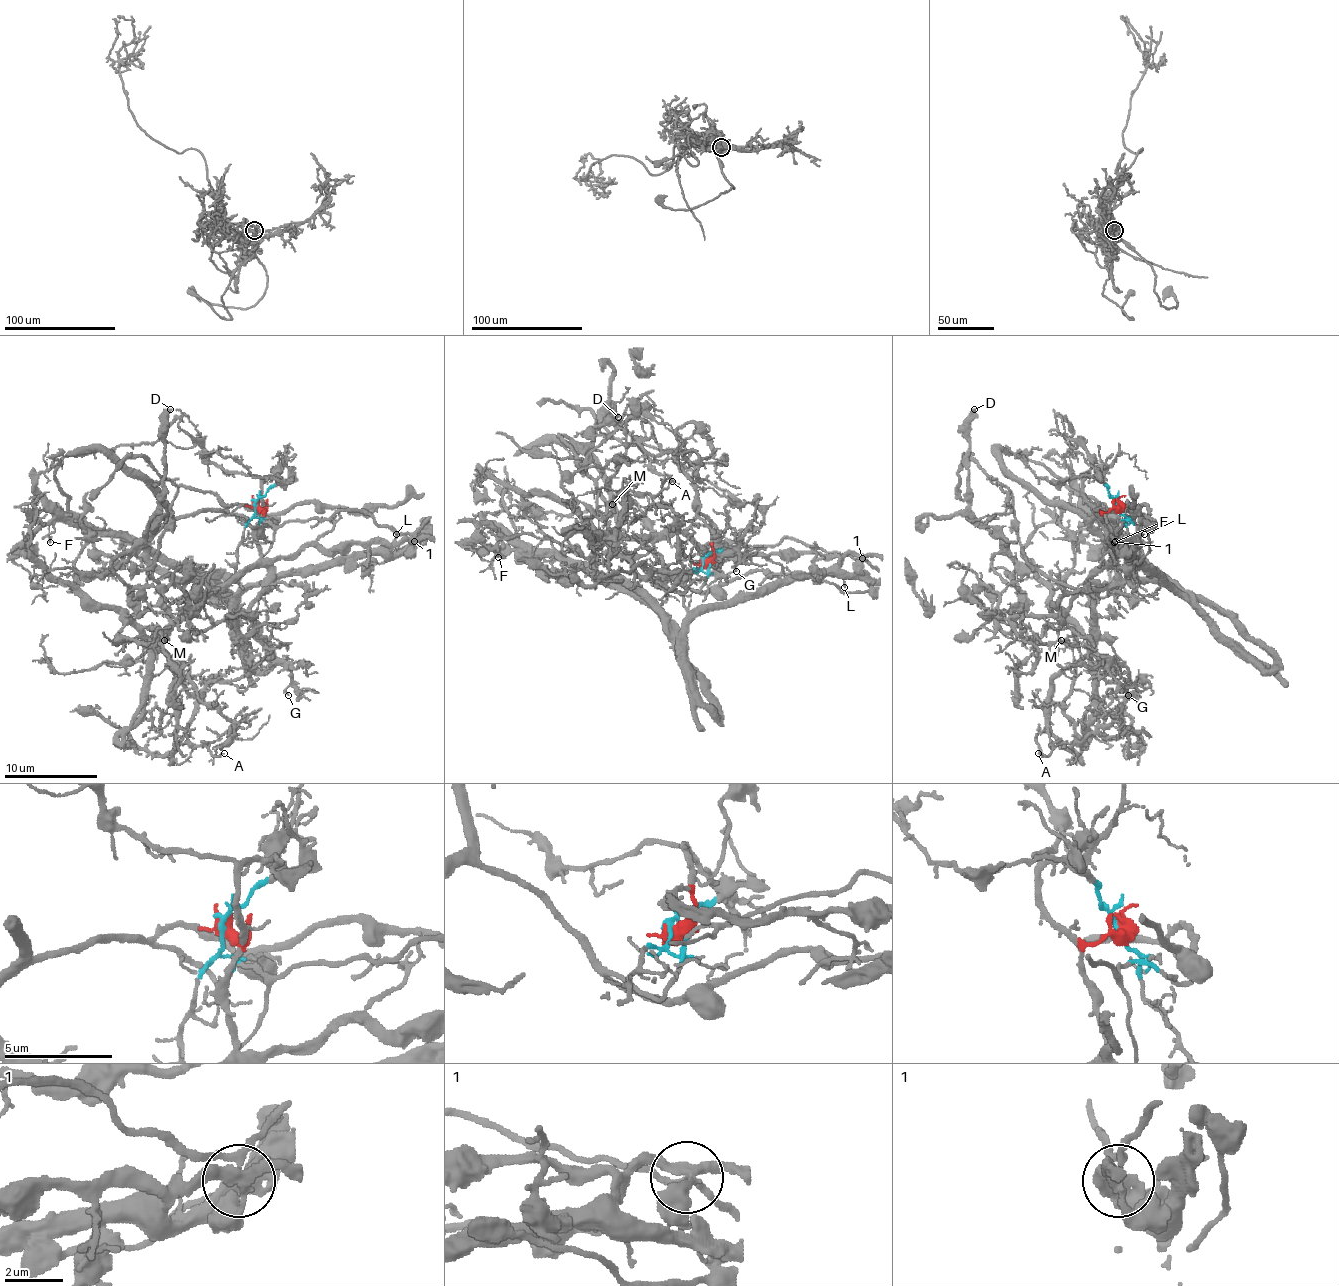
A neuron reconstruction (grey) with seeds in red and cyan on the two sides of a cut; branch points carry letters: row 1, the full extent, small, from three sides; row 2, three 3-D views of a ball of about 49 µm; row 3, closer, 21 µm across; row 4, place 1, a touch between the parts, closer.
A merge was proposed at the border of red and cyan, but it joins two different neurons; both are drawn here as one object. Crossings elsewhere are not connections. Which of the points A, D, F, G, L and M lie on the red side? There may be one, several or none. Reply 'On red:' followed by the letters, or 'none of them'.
On red: A, D, G, M

